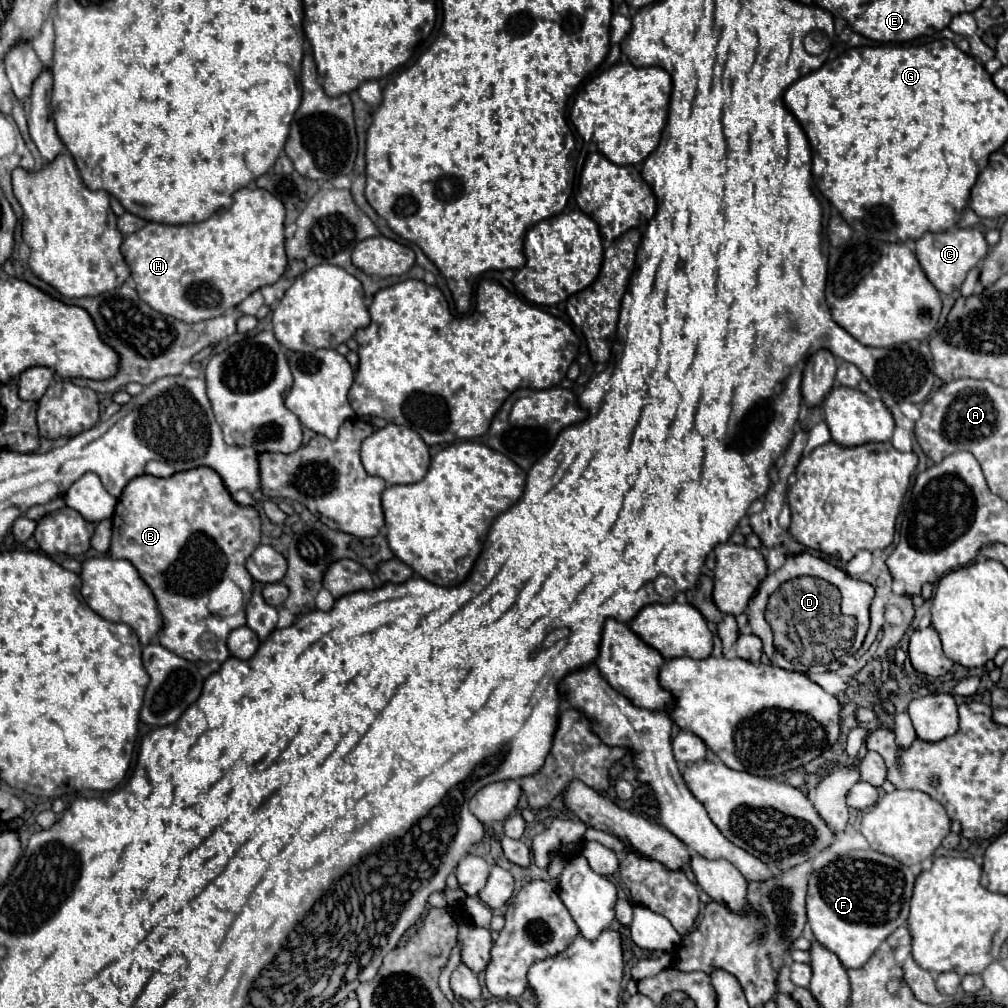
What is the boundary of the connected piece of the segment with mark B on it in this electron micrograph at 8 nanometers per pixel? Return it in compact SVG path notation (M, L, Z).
M195 468L177 472L169 478L155 478L147 474L133 478L119 496L111 522L113 540L109 556L129 560L157 600L157 608L163 618L163 628L157 634L157 642L191 662L225 662L229 658L227 636L231 630L243 626L245 618L221 618L211 614L207 608L207 594L221 578L231 578L243 590L245 602L249 602L253 578L245 568L245 560L253 554L261 540L261 520L257 510L233 502L221 476L215 470Z

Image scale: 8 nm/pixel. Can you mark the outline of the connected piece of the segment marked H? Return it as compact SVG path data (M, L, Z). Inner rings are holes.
M241 188L233 194L231 208L219 210L203 222L183 226L147 222L139 232L123 240L121 254L137 284L139 298L157 312L191 324L225 314L225 310L239 306L239 302L243 302L251 292L267 284L273 284L281 278L287 266L283 222L285 206L279 198L261 188Z

